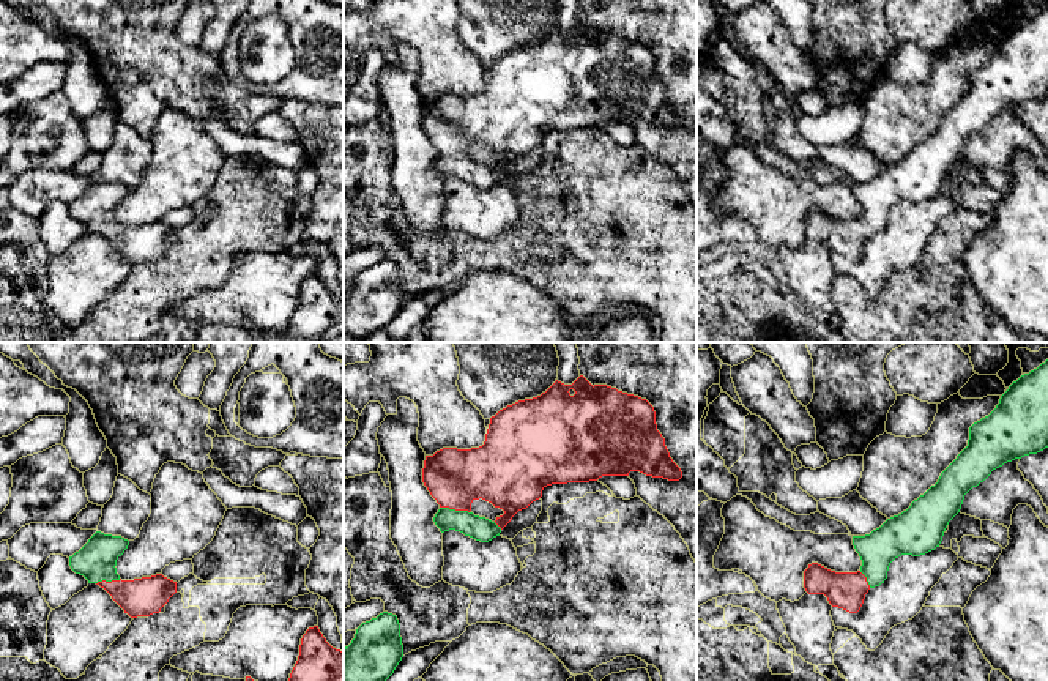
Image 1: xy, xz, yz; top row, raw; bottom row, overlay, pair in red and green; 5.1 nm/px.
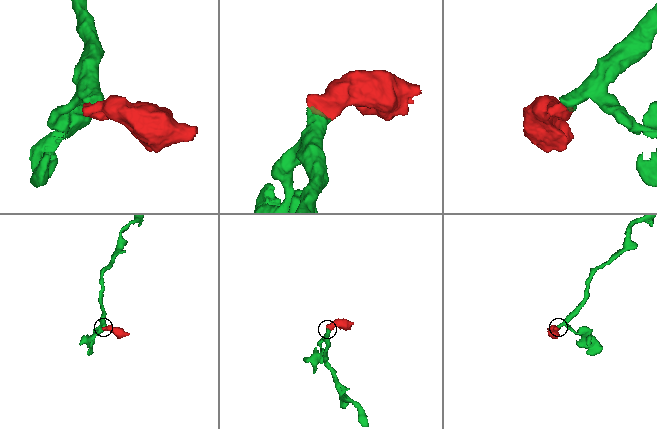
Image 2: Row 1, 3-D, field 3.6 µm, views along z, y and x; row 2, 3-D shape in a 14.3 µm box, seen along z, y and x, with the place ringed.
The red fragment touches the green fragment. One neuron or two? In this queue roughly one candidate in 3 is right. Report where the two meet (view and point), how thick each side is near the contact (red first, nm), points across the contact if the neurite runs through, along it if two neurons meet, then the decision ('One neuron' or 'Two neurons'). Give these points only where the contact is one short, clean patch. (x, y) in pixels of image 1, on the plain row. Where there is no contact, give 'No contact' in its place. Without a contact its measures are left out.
Touches red at xz (454, 155). Thickness 300 nm (red) against 120 nm. Path across: xz (454, 125), (454, 155), (471, 172), (479, 175). One neuron

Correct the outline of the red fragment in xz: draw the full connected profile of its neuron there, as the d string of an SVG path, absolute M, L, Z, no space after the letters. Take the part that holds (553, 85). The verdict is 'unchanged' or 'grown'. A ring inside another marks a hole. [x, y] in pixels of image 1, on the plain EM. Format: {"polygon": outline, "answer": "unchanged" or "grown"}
{"polygon": "M580 22L572 32L556 27L541 43L518 47L500 57L490 65L482 93L471 96L443 95L433 102L426 102L422 129L440 151L433 169L441 180L455 177L476 188L489 189L500 183L501 177L518 158L539 147L547 132L589 129L602 123L629 123L630 118L668 128L682 125L681 115L670 104L665 85L657 77L654 54L646 46L618 38L616 35L607 32L593 33ZM479 145L503 156L504 161L496 164L495 169L474 162L471 150Z", "answer": "grown"}

